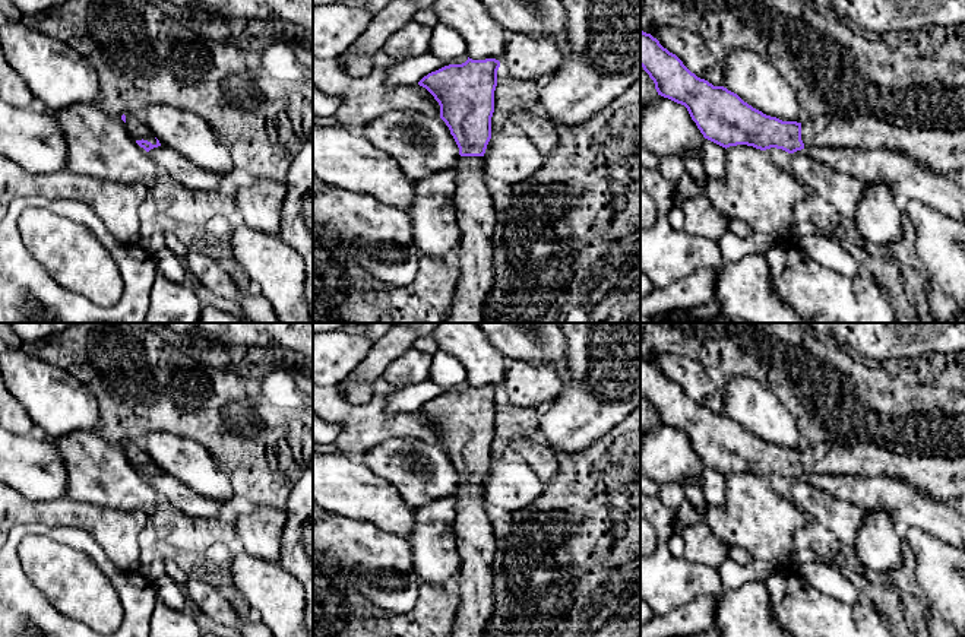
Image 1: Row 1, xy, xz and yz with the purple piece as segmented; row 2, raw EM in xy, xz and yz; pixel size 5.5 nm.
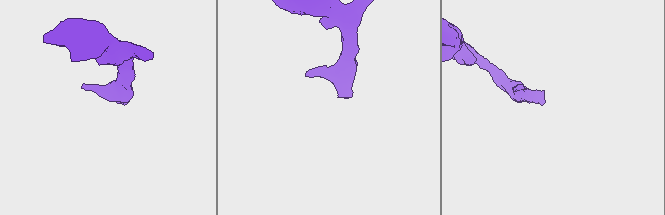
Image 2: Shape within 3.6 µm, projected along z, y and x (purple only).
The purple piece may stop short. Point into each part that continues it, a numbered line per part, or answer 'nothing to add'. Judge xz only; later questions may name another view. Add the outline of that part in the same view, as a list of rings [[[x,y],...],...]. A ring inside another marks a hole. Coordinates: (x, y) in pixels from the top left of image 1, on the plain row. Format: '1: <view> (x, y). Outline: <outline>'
1: xz (475, 541). Outline: [[[482,484],[458,485],[455,536],[461,557],[461,605],[452,637],[484,637],[493,618],[494,527],[488,519]]]

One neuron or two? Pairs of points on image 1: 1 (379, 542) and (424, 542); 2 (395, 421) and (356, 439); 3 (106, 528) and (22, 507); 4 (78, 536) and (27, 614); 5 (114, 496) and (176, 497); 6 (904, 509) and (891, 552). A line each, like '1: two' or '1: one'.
1: two
2: one
3: one
4: one
5: two
6: two

